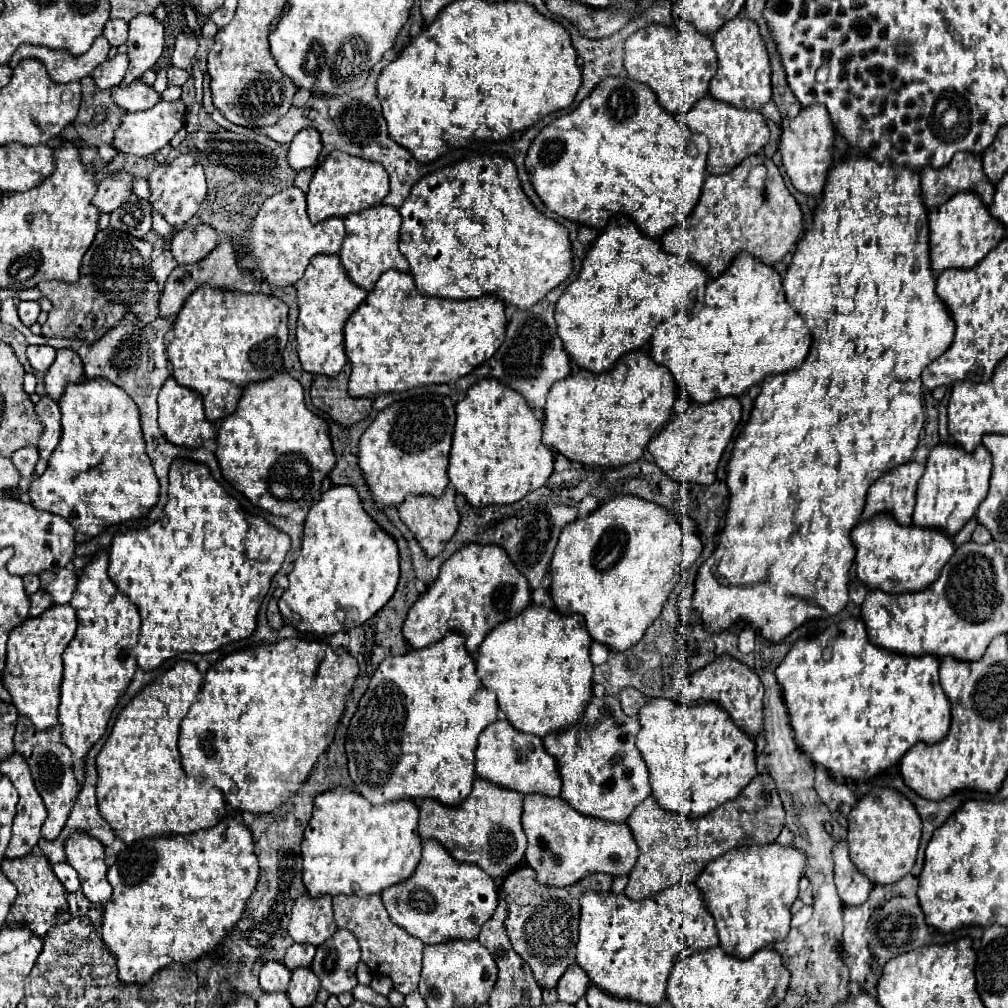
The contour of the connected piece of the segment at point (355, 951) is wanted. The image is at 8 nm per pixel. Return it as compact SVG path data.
M338 930L316 948L312 972L330 994L352 992L358 984L356 966L361 960L360 946L350 930Z

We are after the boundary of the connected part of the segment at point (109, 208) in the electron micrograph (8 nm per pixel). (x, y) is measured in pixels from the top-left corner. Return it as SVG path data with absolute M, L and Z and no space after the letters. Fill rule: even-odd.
M120 170L98 184L98 192L92 198L92 204L100 212L114 212L134 194L134 174Z

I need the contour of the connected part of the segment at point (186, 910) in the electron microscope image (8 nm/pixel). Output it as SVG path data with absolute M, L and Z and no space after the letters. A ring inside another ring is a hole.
M240 814L224 816L216 826L192 834L142 838L128 844L108 868L112 896L104 906L102 940L116 954L120 980L144 984L170 962L192 962L210 952L238 922L258 880L254 839Z

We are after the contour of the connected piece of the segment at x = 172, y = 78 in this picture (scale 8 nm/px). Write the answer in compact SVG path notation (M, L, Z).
M168 66L168 86L182 86L188 80L188 72L176 66Z

